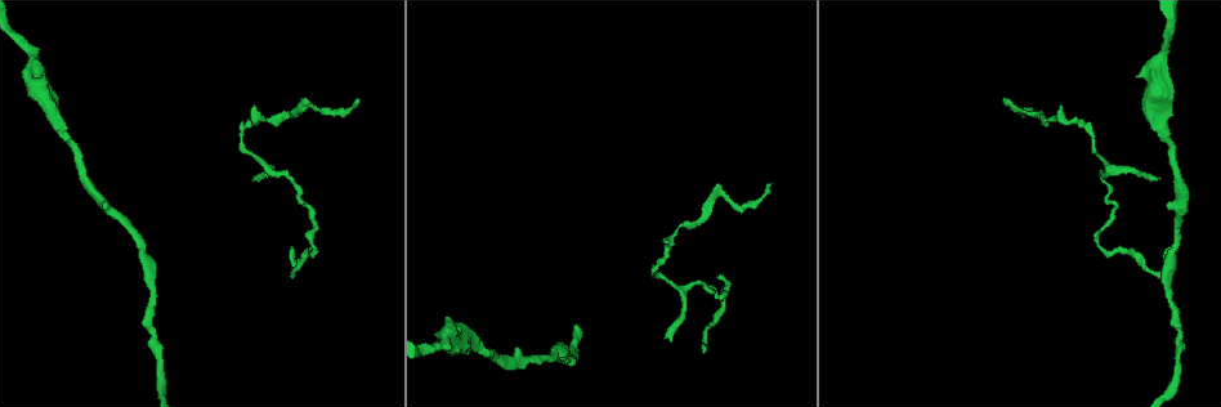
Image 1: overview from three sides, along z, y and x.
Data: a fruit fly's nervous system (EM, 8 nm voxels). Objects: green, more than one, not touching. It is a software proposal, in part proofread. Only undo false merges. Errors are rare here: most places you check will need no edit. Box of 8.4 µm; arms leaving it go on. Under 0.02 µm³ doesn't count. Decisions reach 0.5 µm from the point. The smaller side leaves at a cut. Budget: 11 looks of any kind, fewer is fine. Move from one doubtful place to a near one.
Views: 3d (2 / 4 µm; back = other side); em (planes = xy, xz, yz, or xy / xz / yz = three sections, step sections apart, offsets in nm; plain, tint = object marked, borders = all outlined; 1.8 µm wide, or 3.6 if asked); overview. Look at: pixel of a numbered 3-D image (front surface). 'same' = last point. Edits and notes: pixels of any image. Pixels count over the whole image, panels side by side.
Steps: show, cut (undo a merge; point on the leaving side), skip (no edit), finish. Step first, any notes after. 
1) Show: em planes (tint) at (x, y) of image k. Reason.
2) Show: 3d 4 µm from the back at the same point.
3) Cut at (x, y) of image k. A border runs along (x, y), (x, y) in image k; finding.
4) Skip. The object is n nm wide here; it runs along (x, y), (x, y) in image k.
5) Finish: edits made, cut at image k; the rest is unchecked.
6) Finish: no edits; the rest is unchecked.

Show: 3d 2 µm at (654, 272) of image 1. Abrupt turn.

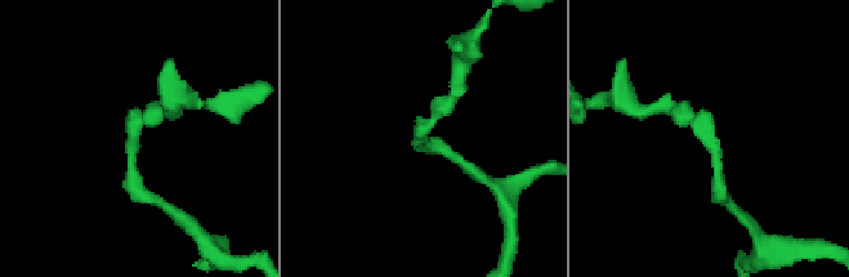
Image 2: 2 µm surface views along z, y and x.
Show: em planes (tint) at (133, 143) of image 2.

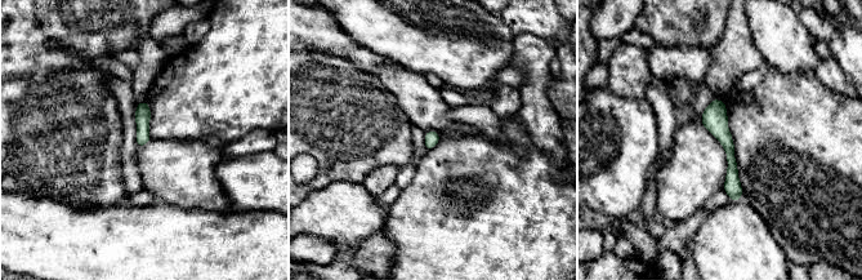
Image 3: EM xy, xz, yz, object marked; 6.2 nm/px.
Skip. It runs along (715, 102), (733, 198) in image 3; all the same neuron.

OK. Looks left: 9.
Show: em planes (tint) at (444, 339) of image 1. Calibre changes.

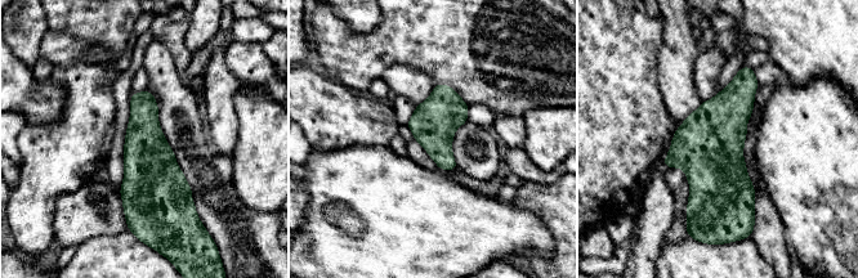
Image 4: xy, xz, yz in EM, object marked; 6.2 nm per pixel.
Skip. One neuron here.

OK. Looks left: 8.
Show: em planes (plain) at (307, 106) of image 1. Abrupt turn.

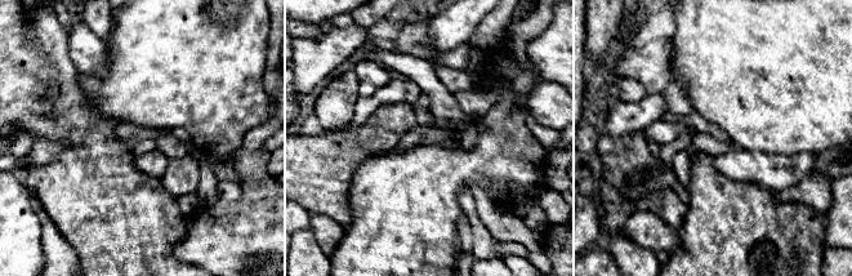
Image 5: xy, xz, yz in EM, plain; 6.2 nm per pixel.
Show: em planes (borders) at the same point.

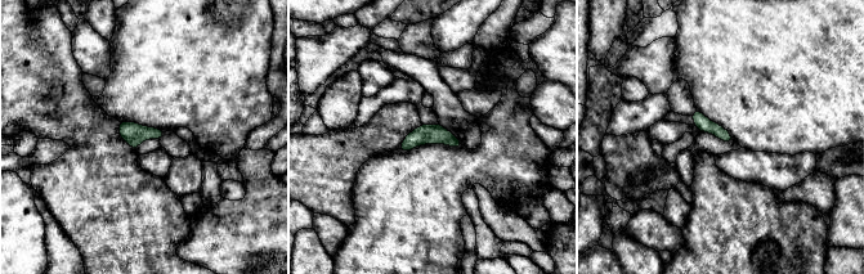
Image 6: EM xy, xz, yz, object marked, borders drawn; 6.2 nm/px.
Skip. The object is 90 nm wide here; it runs along (457, 143), (417, 136), (403, 148) in image 6; continuous, no second neuron.

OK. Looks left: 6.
Show: em planes (borders) at (724, 277) of image 1. Abrupt turn.

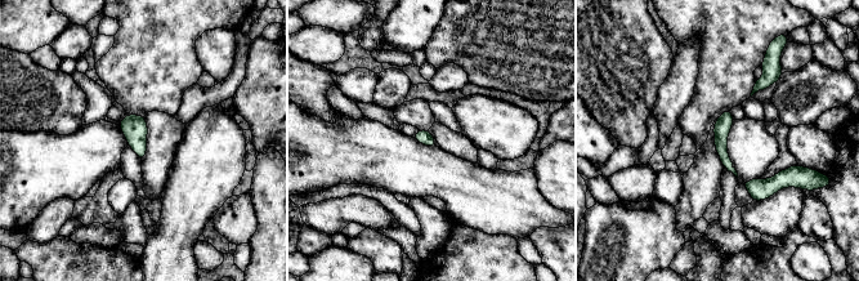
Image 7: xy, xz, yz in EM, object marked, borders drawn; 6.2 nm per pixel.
Skip. The object is 90 nm wide here; it runs along (728, 114), (721, 151), (730, 168) in image 7; one neuron here.

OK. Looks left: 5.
Finish: no edits; the rest is unchecked.

